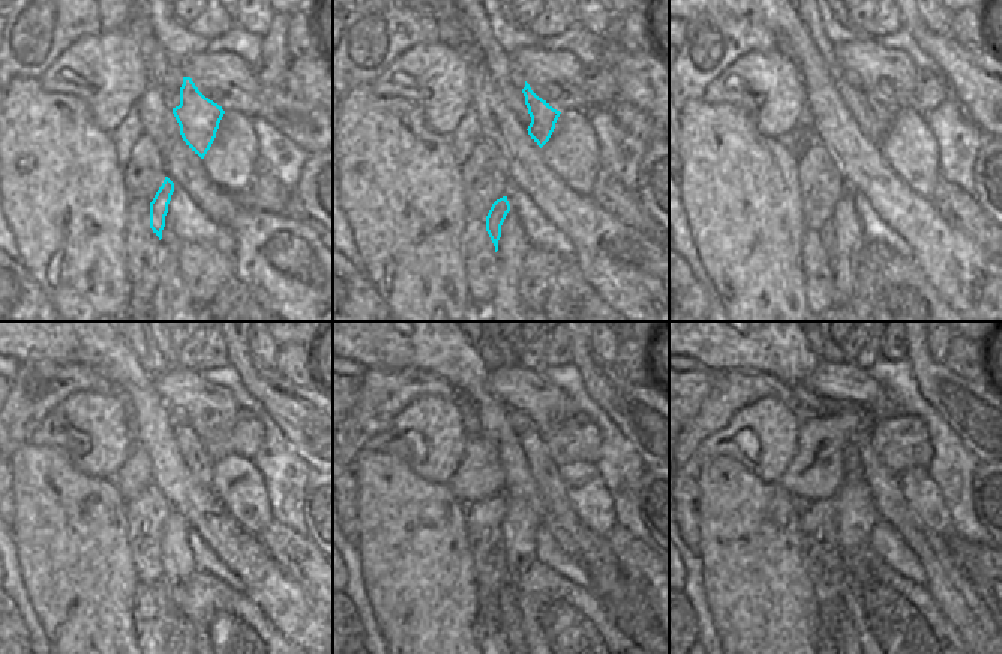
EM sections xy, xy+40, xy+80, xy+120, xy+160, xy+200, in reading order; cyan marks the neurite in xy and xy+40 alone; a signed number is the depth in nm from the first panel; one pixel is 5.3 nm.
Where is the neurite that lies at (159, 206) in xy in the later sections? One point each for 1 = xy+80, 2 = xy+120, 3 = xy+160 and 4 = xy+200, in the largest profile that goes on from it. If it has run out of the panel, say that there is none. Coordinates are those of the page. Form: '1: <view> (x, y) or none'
1: xy+80 (828, 236)
2: xy+120 (165, 602)
3: xy+160 (507, 614)
4: xy+200 (846, 626)

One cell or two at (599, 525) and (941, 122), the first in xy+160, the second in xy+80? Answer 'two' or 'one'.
two

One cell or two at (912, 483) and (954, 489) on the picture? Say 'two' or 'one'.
two

